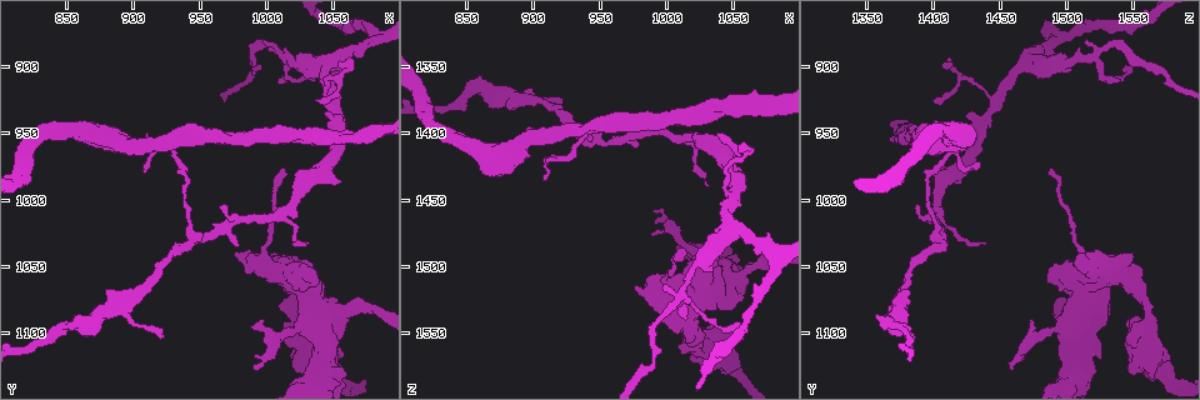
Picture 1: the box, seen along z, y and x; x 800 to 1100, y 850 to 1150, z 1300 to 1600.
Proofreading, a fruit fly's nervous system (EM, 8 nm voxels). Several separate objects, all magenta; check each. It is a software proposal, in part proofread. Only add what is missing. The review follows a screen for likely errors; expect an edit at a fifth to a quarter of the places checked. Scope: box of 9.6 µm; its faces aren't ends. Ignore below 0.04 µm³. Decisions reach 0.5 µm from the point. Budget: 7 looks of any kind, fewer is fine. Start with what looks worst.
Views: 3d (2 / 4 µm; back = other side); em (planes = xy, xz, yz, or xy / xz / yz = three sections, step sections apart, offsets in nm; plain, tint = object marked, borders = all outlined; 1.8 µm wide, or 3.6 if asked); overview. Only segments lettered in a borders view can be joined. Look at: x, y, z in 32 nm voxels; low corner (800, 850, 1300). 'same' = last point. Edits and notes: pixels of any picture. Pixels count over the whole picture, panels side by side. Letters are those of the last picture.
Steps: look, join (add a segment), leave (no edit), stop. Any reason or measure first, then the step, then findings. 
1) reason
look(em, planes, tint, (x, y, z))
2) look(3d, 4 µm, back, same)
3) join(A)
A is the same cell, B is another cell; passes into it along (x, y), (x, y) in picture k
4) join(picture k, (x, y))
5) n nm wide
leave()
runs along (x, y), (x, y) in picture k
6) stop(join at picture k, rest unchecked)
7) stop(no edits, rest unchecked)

free end
look(em, planes, borders, (990, 1128, 1460))

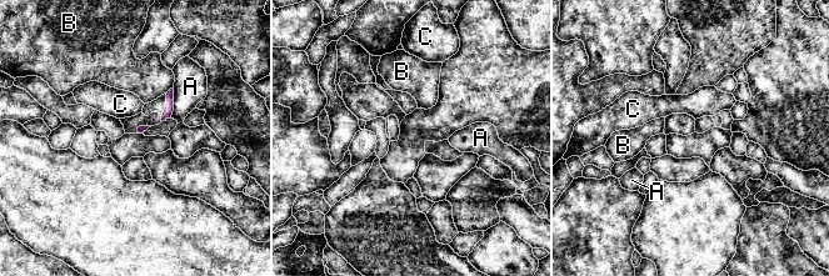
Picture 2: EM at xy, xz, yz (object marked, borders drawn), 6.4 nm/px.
leave()
A, B and C are other cells; border along (173, 86), (165, 93) in picture 2; none of them fits

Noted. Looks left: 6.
thick end
look(em, 3.6 µm, xy, step 16, borders, (1058, 1114, 1552))

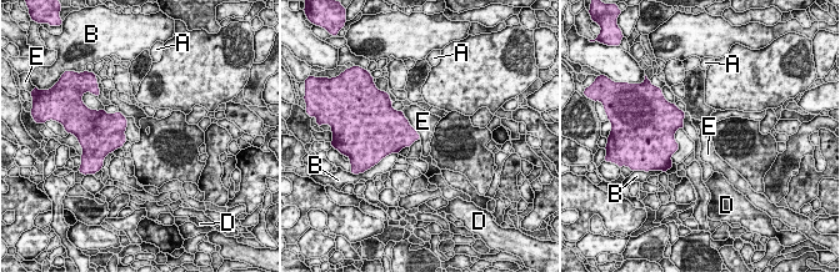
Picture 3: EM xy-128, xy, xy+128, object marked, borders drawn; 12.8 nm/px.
E touches over 460 nm
leave()
A, B, D and E are other cells; no lettered segment goes on from it

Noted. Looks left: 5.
branch stops here
look(em, planes, plain, (922, 1102, 1386))

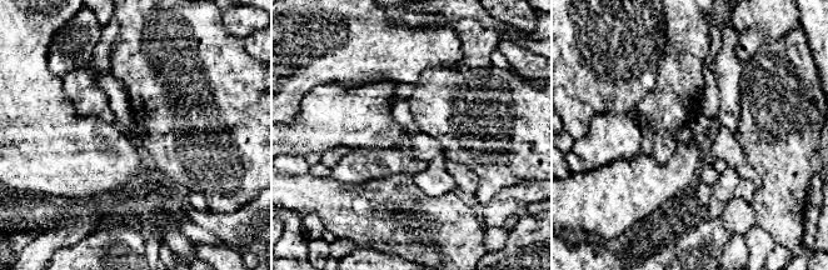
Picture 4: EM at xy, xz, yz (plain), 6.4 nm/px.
look(em, planes, borders, same)

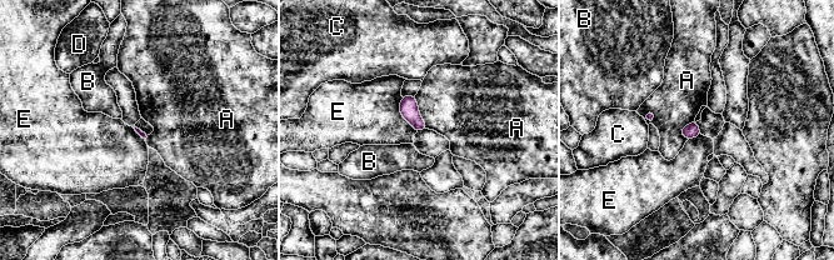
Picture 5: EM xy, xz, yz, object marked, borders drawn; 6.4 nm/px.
leave()
A, B, C, D and E are other cells; border along (401, 98), (399, 111), (416, 131) in picture 5; no lettered segment goes on from it

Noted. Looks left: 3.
stop(no edits, rest unchecked)

